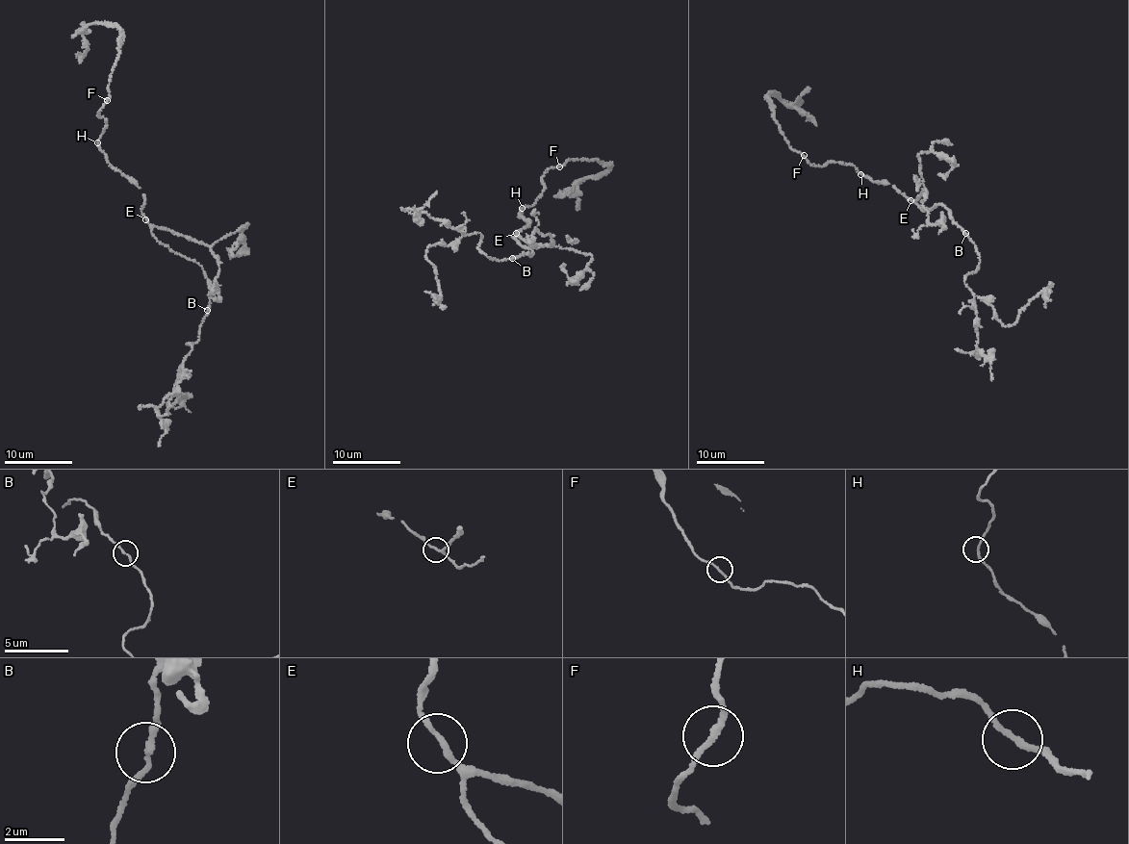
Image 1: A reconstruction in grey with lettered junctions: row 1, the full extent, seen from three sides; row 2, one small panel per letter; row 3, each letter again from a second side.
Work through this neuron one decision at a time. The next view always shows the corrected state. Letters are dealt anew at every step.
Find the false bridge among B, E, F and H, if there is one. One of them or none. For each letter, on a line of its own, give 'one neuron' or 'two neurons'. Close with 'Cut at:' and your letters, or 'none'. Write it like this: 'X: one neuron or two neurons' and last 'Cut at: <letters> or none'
B: one neuron
E: one neuron
F: one neuron
H: one neuron
Cut at: none

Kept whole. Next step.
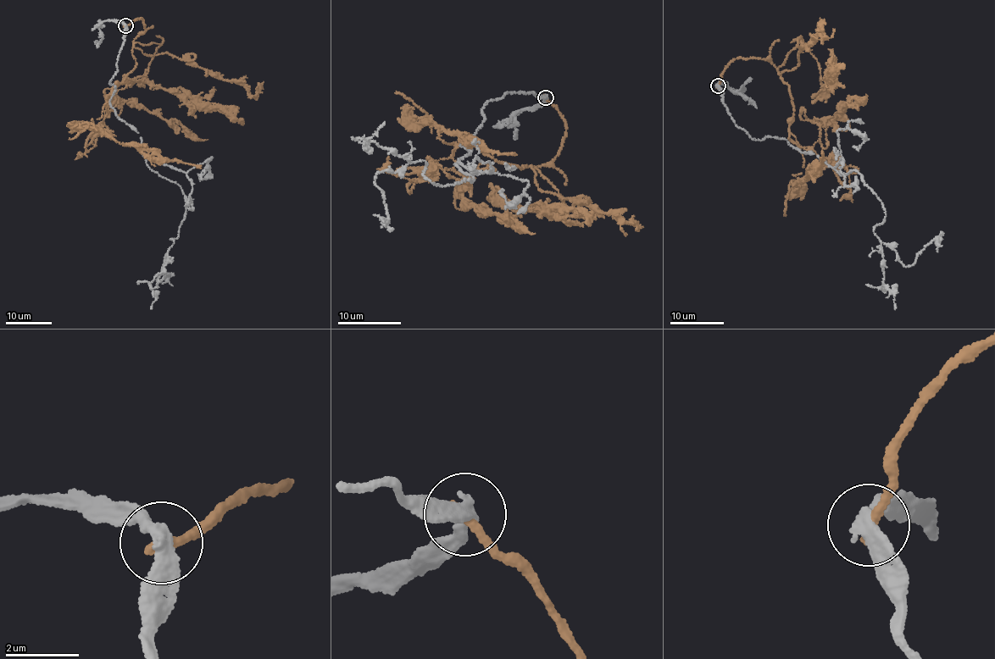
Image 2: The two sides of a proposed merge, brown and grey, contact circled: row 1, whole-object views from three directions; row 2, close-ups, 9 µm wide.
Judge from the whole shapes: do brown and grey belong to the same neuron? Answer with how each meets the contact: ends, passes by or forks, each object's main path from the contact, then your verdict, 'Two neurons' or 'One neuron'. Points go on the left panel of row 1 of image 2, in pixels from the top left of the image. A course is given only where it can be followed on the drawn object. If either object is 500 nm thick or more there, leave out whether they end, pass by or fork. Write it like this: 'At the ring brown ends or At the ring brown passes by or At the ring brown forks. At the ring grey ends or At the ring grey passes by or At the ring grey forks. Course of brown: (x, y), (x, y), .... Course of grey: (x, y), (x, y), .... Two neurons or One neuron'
At the ring brown ends. At the ring grey passes by. Course of brown: (125, 25), (142, 19), (146, 29), (134, 41), (136, 65), (90, 126), (201, 168). Course of grey: (125, 25), (110, 84), (112, 108), (138, 132), (147, 165), (180, 187), (186, 202), (160, 282). One neuron

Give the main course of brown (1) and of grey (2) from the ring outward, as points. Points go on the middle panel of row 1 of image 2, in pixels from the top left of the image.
1: (546, 97), (566, 131), (559, 152), (534, 168), (497, 161), (470, 140), (443, 143), (425, 121), (514, 152)
2: (546, 97), (488, 101), (453, 163), (471, 181), (435, 185), (423, 160), (377, 174), (387, 218), (373, 214)

